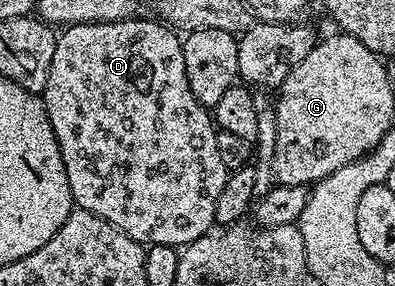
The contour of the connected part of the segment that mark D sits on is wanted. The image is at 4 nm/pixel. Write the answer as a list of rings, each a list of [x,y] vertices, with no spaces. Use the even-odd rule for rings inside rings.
[[[141,17],[125,18],[122,22],[84,22],[64,27],[57,34],[55,56],[51,56],[51,72],[47,76],[43,101],[47,116],[51,120],[51,128],[55,132],[55,140],[59,144],[59,152],[63,156],[63,168],[67,172],[67,184],[71,184],[74,207],[107,220],[107,224],[119,228],[119,232],[131,236],[131,240],[141,243],[146,248],[150,246],[184,248],[214,229],[217,221],[215,204],[219,200],[219,192],[223,192],[223,184],[229,178],[230,171],[226,170],[223,159],[219,157],[218,129],[214,119],[210,111],[203,104],[199,104],[199,100],[195,100],[191,84],[187,84],[182,39],[160,21],[148,22]]]

